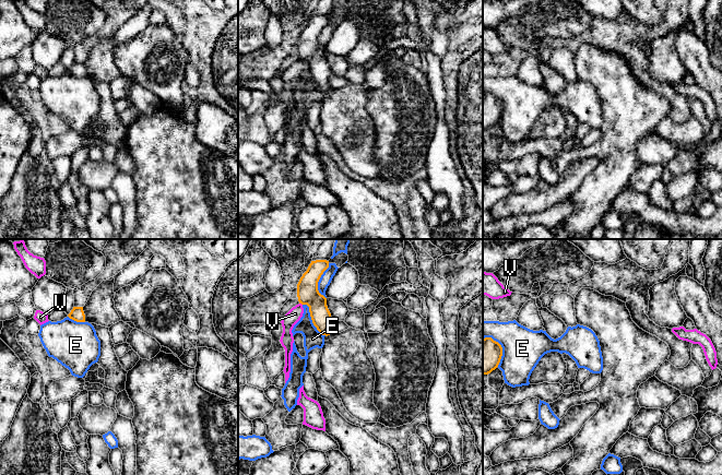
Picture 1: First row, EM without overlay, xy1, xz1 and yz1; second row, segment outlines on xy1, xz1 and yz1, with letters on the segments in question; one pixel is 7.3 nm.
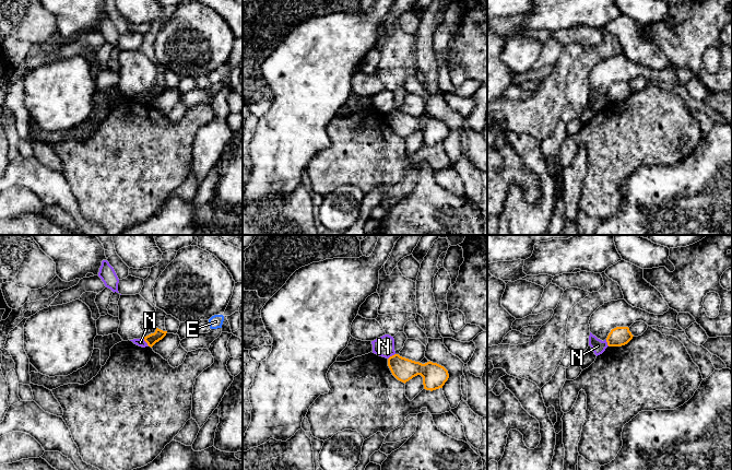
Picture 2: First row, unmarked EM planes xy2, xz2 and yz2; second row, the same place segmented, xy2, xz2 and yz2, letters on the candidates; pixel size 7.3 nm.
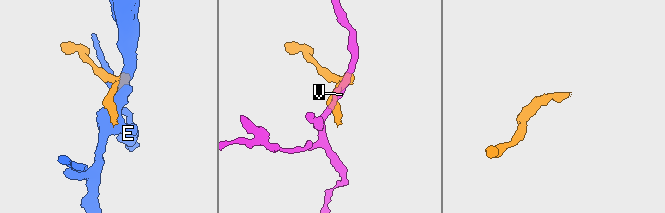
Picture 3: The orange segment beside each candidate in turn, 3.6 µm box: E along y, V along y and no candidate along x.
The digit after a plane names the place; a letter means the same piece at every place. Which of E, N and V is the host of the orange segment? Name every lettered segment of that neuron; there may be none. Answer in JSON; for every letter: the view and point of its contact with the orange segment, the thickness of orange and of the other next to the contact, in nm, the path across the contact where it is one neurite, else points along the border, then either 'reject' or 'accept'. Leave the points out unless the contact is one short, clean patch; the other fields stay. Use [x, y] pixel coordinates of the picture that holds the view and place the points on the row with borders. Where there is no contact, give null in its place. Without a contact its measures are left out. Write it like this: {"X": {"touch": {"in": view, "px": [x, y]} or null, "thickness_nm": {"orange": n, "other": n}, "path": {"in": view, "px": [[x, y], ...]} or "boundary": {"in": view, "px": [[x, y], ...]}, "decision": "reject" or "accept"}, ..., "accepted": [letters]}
{"E": {"touch": {"in": "xz1", "px": [311, 319]}, "thickness_nm": {"orange": 160, "other": 140}, "decision": "reject"}, "N": {"touch": {"in": "xy2", "px": [145, 341]}, "thickness_nm": {"orange": 80, "other": 60}, "boundary": {"in": "xy2", "px": [[142, 338], [149, 345]]}, "decision": "reject"}, "V": {"touch": {"in": "xz1", "px": [300, 303]}, "thickness_nm": {"orange": 160, "other": 100}, "boundary": {"in": "xz1", "px": [[299, 303], [302, 305]]}, "decision": "reject"}, "accepted": []}

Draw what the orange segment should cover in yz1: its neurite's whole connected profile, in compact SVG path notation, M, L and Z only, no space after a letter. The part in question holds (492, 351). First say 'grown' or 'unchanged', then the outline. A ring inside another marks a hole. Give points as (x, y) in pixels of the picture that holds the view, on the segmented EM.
unchanged; M492 337L483 339L483 375L488 375L495 370L501 359L502 347Z

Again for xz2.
unchanged; M394 354L388 359L388 366L392 375L400 381L406 383L413 377L421 375L423 377L424 389L436 390L442 388L449 378L448 371L433 362L422 364Z

